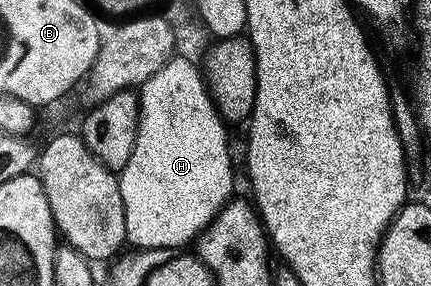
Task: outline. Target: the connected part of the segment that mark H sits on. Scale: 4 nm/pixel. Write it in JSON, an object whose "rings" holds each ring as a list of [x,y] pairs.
{"rings":[[[179,56],[169,58],[160,68],[160,72],[152,72],[148,81],[143,82],[138,94],[140,100],[140,116],[138,117],[138,135],[136,144],[132,148],[132,156],[128,164],[120,172],[118,183],[120,184],[120,196],[124,200],[124,220],[126,221],[126,240],[131,247],[144,250],[173,250],[175,248],[185,247],[193,243],[198,235],[205,230],[227,202],[231,201],[234,190],[234,166],[230,163],[230,146],[226,143],[227,123],[224,121],[218,109],[214,106],[214,100],[210,97],[210,92],[206,84],[203,71],[199,63],[192,60],[186,60]]]}

